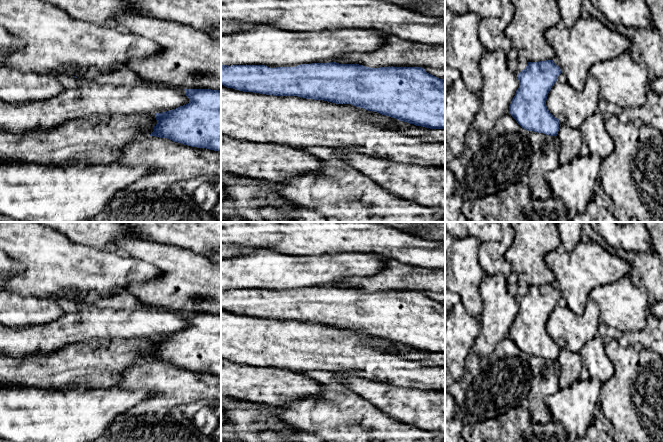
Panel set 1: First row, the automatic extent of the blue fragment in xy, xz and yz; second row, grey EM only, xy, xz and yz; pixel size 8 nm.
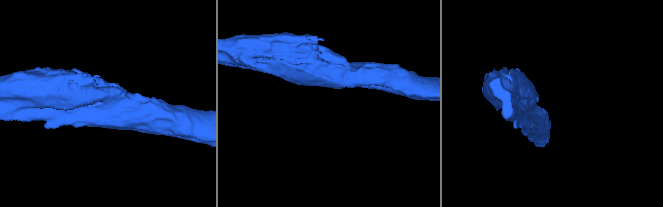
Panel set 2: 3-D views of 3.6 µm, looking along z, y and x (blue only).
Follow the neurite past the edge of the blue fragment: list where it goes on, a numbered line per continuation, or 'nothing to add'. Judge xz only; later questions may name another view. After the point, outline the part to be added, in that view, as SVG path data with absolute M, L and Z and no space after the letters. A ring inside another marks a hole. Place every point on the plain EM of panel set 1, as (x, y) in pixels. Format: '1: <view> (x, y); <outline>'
nothing to add

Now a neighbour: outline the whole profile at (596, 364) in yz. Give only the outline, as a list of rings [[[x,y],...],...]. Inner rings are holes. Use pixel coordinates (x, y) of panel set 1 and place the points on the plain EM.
[[[601,338],[589,340],[578,353],[583,360],[581,379],[597,378],[605,383],[614,375],[614,365],[605,352]]]

